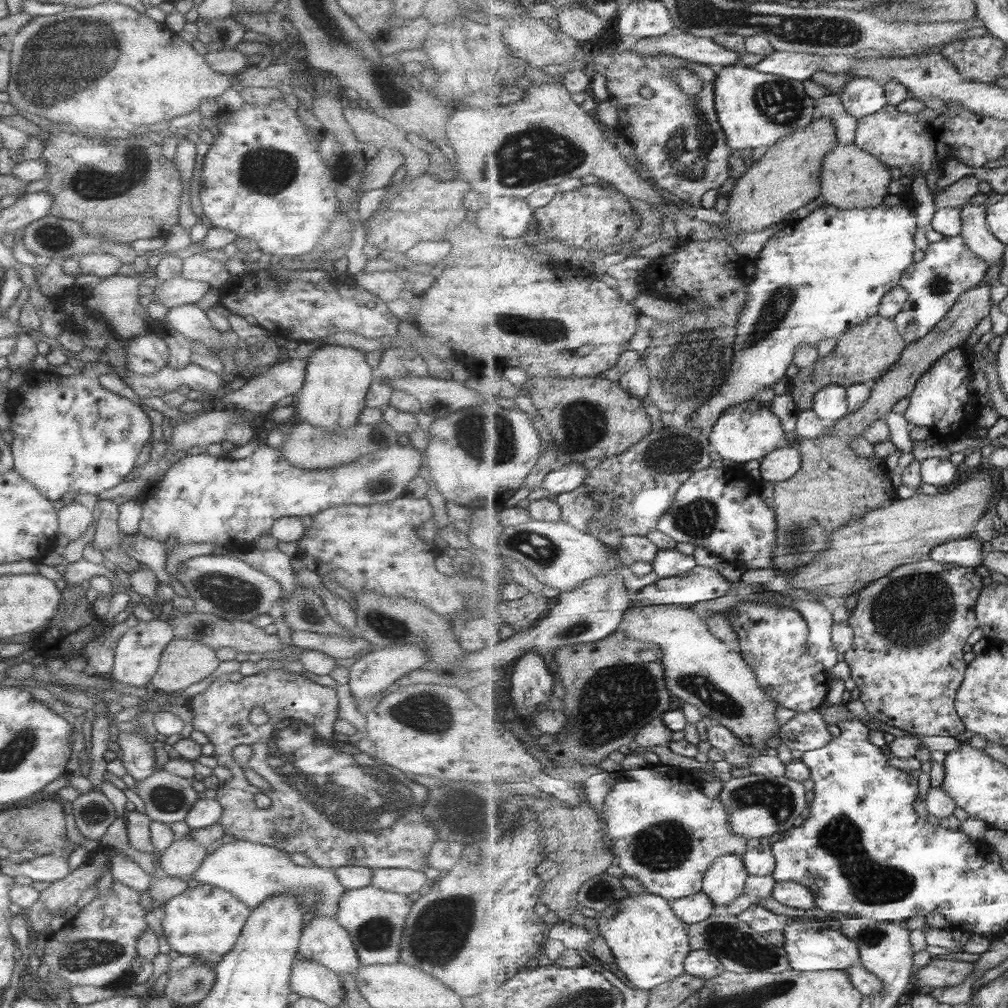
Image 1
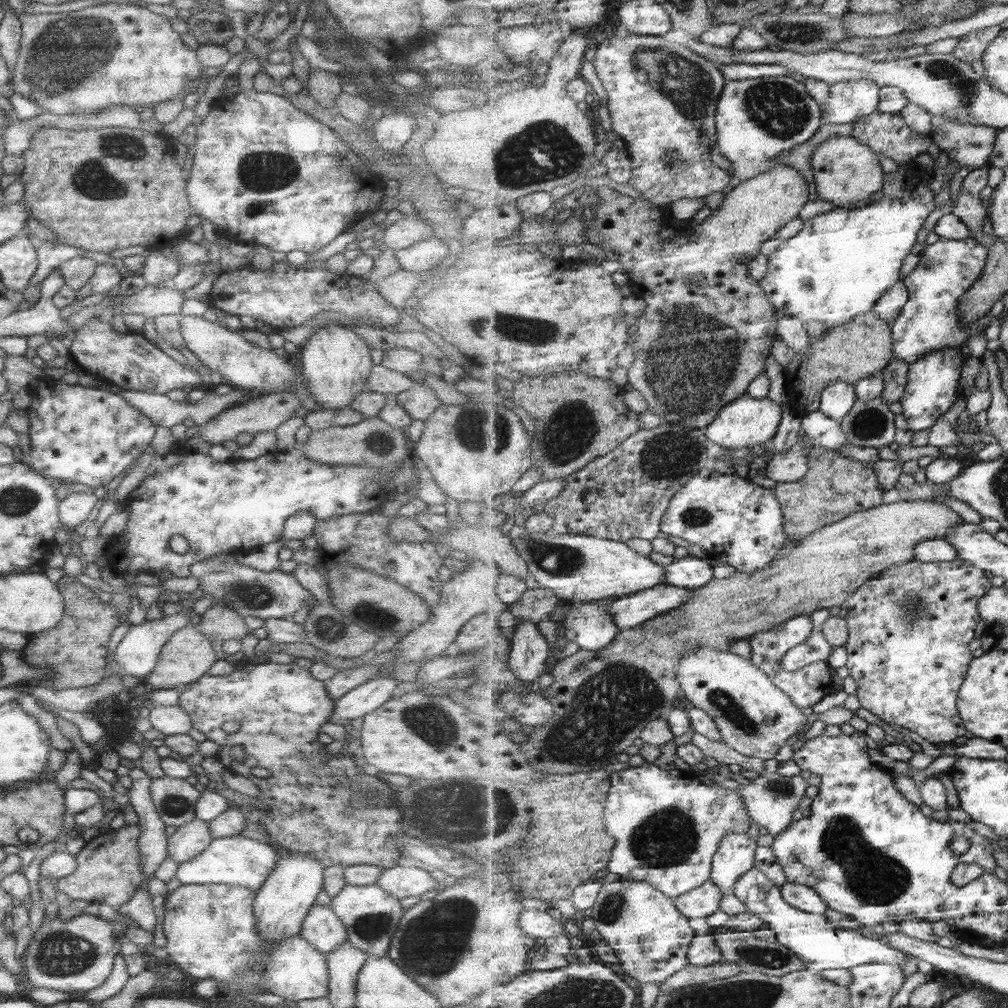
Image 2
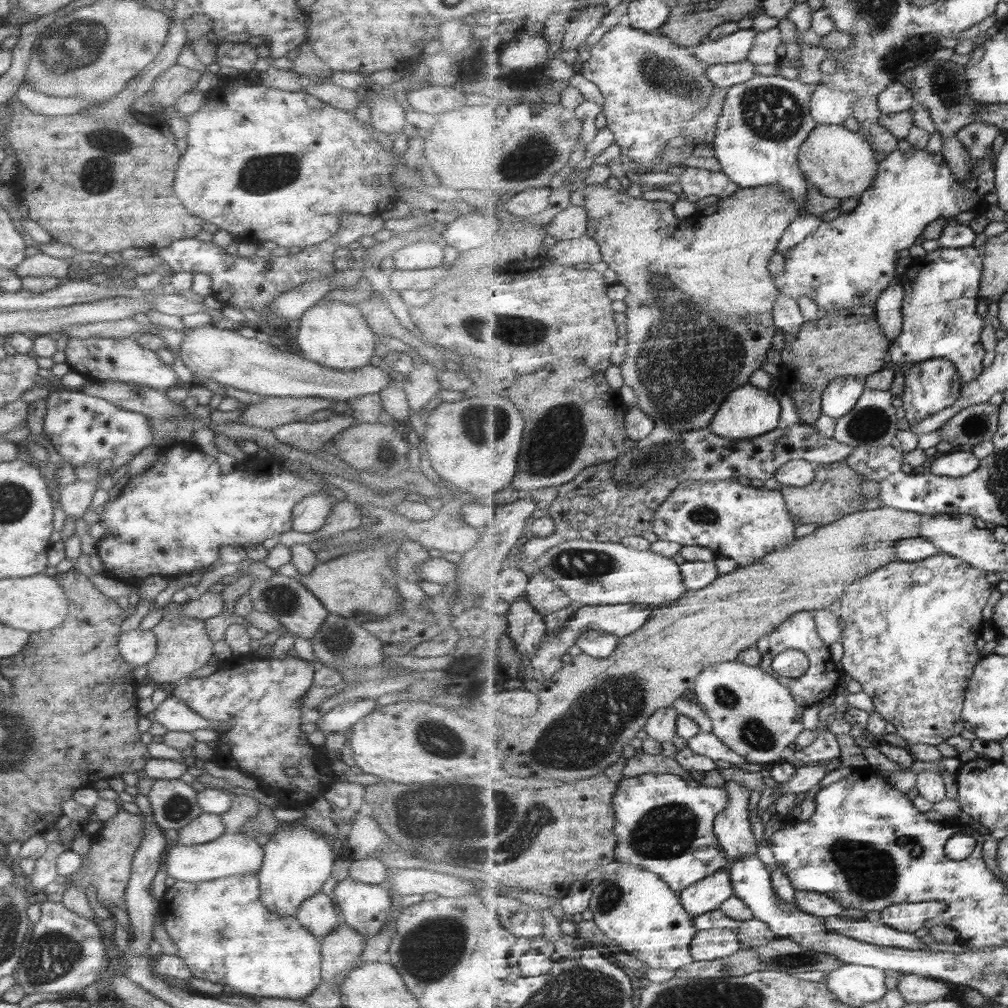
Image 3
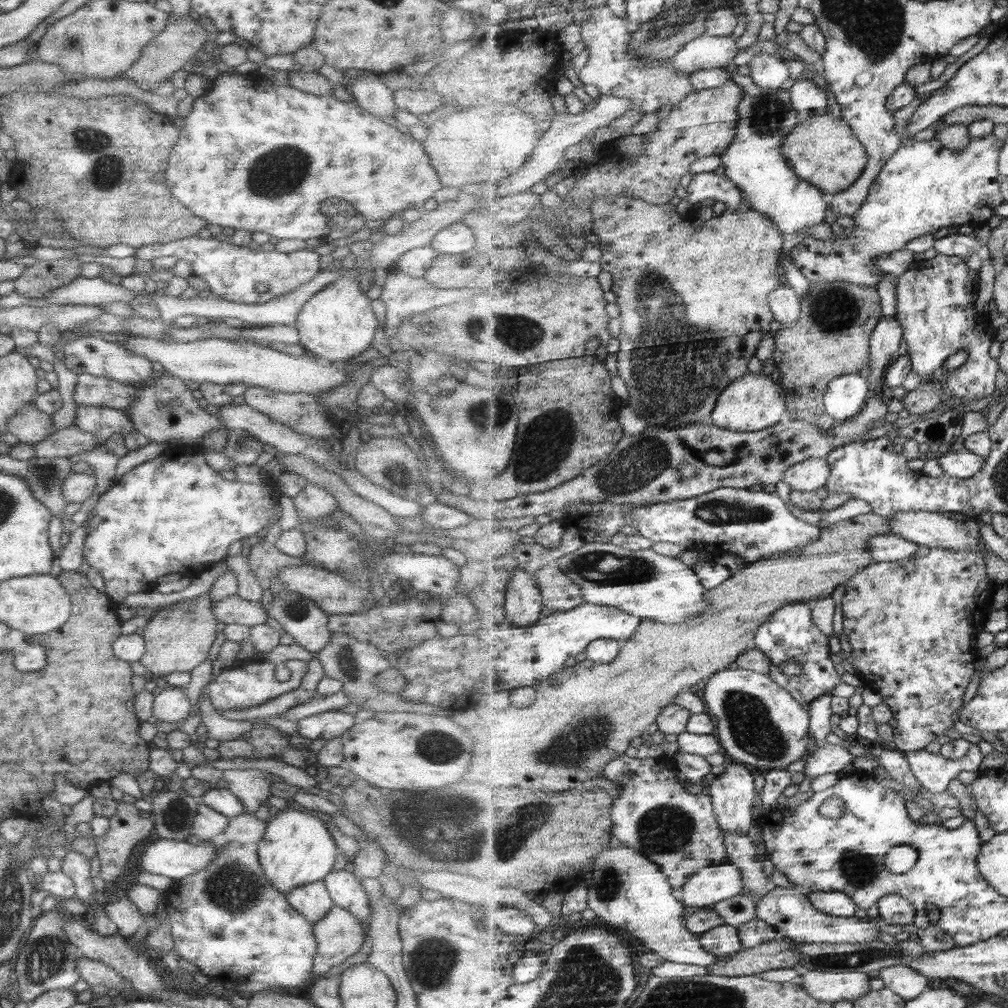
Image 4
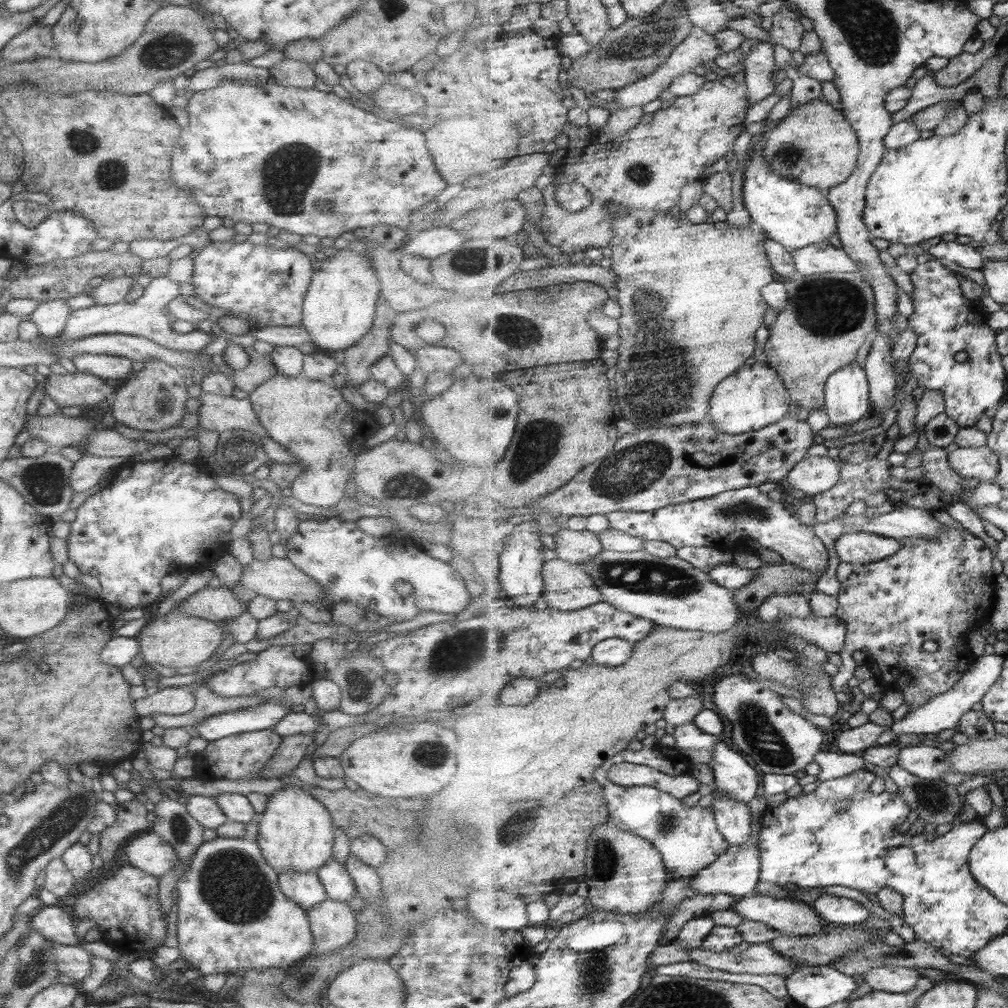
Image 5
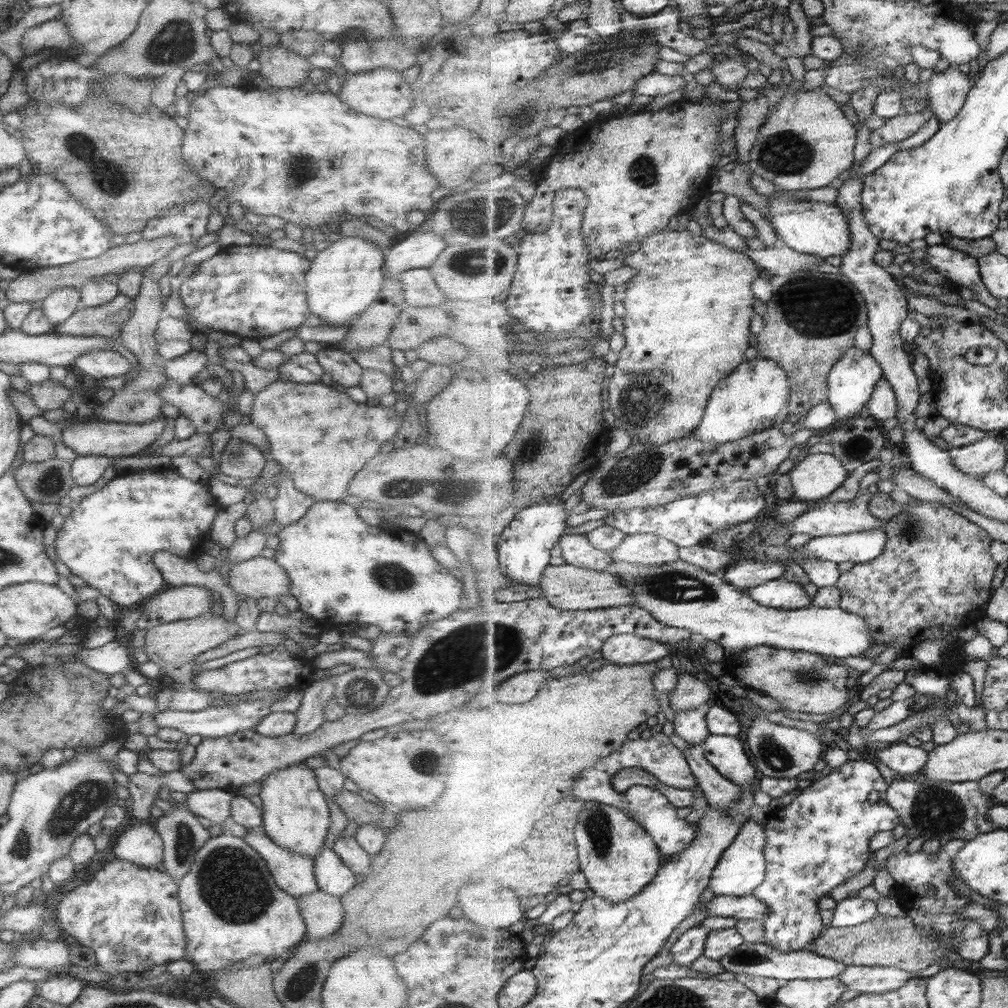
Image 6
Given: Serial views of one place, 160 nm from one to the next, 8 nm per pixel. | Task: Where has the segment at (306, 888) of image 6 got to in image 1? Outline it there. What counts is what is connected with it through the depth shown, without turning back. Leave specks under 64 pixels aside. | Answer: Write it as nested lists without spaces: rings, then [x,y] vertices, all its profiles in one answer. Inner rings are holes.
[[[316,916],[303,926],[296,954],[301,956],[303,960],[311,961],[311,963],[327,968],[338,978],[343,977],[343,975],[353,975],[361,966],[347,932],[330,916]]]

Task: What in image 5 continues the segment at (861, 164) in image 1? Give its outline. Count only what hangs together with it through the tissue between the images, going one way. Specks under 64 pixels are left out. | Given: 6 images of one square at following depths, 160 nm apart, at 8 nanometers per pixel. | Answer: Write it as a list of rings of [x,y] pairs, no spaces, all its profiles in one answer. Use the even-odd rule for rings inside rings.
[[[822,99],[790,111],[759,141],[759,146],[776,173],[820,189],[832,189],[849,179],[858,167],[860,155],[858,134],[850,120],[841,109],[833,108]]]

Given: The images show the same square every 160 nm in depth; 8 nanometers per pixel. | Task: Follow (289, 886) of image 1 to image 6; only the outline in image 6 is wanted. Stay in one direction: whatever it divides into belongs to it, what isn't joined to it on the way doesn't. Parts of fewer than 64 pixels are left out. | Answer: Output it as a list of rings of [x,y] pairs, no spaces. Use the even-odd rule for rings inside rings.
[[[151,821],[127,824],[113,841],[115,859],[143,868],[155,868],[162,859],[162,842]]]

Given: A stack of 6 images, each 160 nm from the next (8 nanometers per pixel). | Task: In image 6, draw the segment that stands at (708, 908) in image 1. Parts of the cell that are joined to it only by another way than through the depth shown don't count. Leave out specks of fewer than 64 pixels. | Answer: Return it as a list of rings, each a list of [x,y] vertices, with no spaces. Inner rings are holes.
[[[753,818],[747,819],[734,843],[723,852],[719,864],[713,871],[708,887],[715,896],[735,895],[740,897],[754,894],[766,879],[767,859],[765,847],[767,841],[765,826],[755,822]]]

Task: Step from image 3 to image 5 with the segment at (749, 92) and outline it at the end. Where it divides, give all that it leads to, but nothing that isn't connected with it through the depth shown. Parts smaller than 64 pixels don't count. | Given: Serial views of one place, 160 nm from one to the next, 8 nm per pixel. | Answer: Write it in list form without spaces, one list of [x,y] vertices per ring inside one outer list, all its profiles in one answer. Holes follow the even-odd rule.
[[[759,141],[754,145],[746,163],[742,188],[744,205],[756,225],[771,239],[791,252],[818,242],[827,242],[835,232],[838,232],[838,216],[828,195],[825,196],[820,188],[776,173],[766,156],[763,156]]]

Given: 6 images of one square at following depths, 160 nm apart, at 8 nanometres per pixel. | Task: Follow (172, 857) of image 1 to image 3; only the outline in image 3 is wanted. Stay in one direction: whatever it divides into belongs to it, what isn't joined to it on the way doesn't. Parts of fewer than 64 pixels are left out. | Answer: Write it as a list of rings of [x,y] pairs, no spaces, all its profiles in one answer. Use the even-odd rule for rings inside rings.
[[[202,812],[177,831],[177,840],[173,843],[183,846],[205,844],[215,840],[223,832],[219,815]]]

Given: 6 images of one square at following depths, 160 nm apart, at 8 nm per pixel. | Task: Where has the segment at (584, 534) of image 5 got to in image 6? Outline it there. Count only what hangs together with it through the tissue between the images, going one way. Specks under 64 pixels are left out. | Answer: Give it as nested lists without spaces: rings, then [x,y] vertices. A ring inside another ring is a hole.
[[[564,535],[558,545],[565,562],[569,564],[598,571],[607,571],[612,568],[614,558],[611,554],[595,548],[585,535]]]

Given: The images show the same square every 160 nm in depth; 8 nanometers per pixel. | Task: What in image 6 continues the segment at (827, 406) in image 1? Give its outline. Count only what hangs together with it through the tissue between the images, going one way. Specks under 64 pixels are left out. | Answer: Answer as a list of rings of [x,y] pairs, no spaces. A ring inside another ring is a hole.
[[[853,347],[847,352],[834,366],[834,369],[828,376],[830,392],[828,403],[837,411],[837,420],[839,421],[865,414],[866,404],[871,400],[877,383],[883,378],[884,372],[882,366],[870,353],[870,349],[863,351],[862,349]]]

